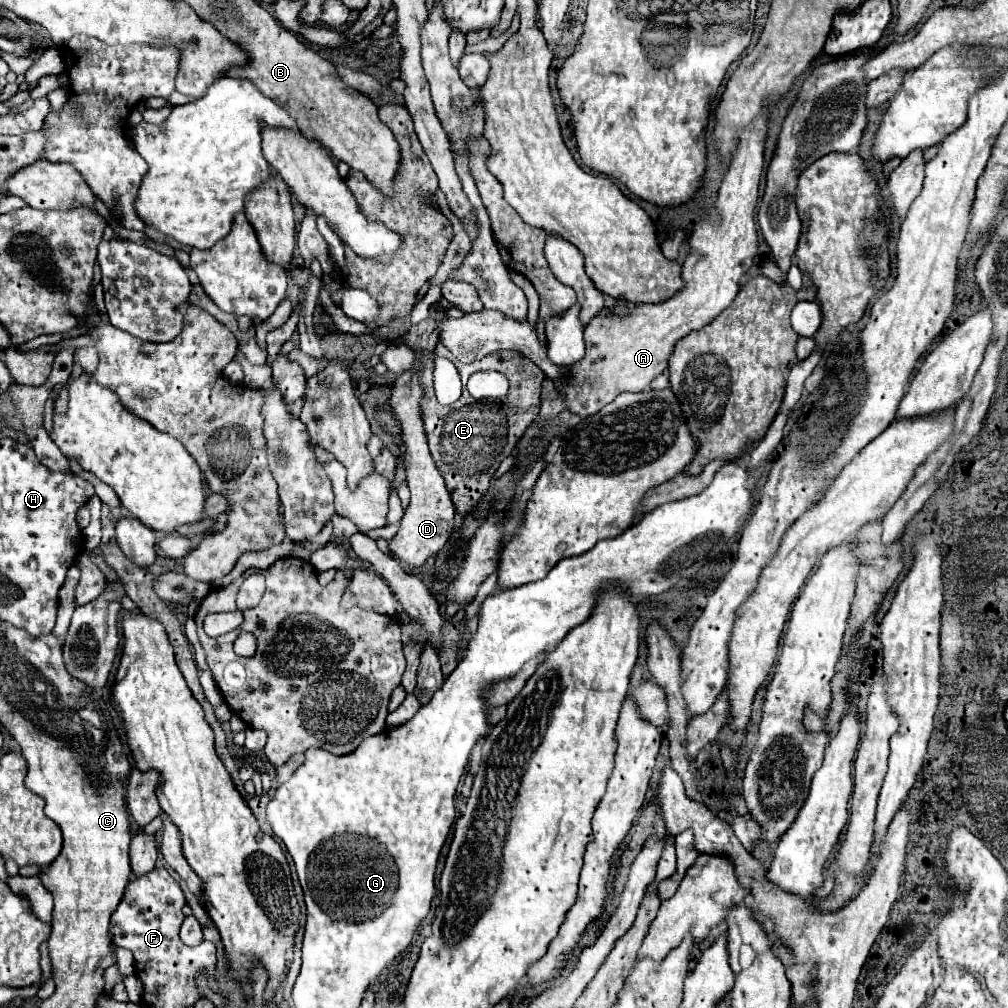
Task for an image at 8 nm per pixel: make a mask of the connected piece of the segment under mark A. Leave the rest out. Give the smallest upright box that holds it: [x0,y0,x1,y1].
[562,114,768,416]

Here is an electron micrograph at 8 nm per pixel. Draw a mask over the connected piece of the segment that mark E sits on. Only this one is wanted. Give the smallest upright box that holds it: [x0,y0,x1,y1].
[422,344,544,516]

